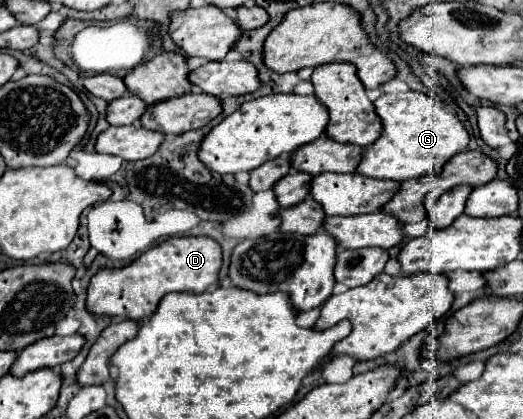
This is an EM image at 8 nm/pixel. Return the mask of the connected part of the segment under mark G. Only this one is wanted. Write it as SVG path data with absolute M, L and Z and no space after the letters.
M411 90L387 94L375 100L375 112L381 118L383 132L379 140L363 150L361 162L357 166L357 174L361 176L403 182L409 178L439 174L451 156L467 150L467 130L455 114L443 110L443 101L437 94L427 96Z

